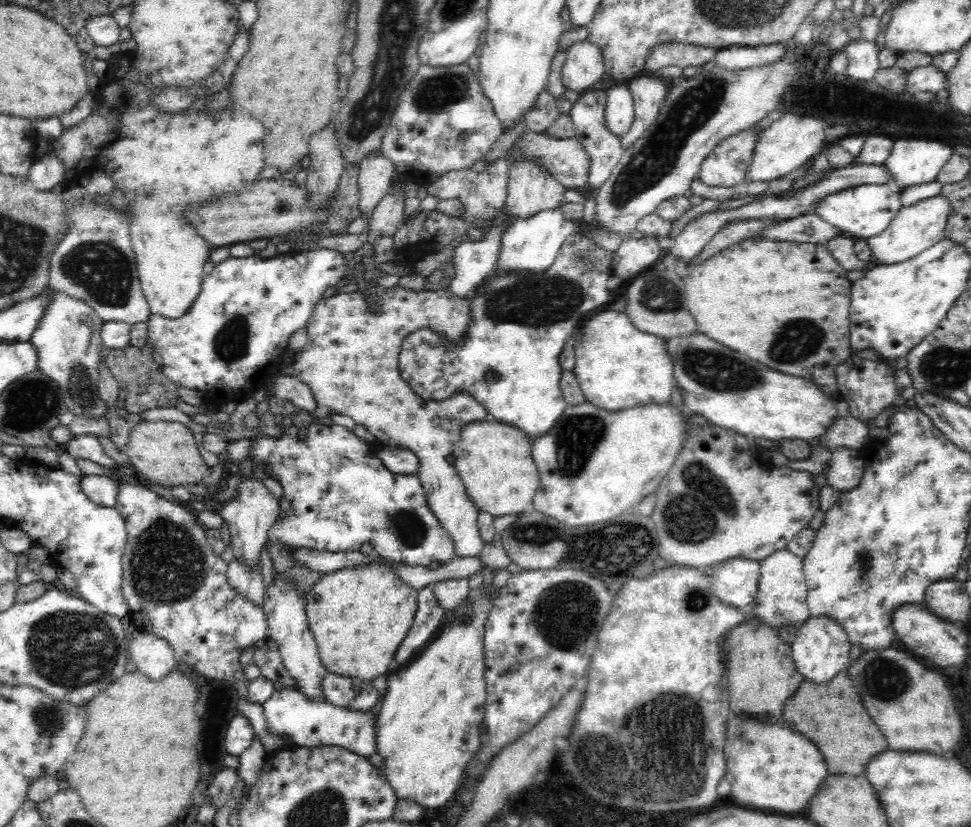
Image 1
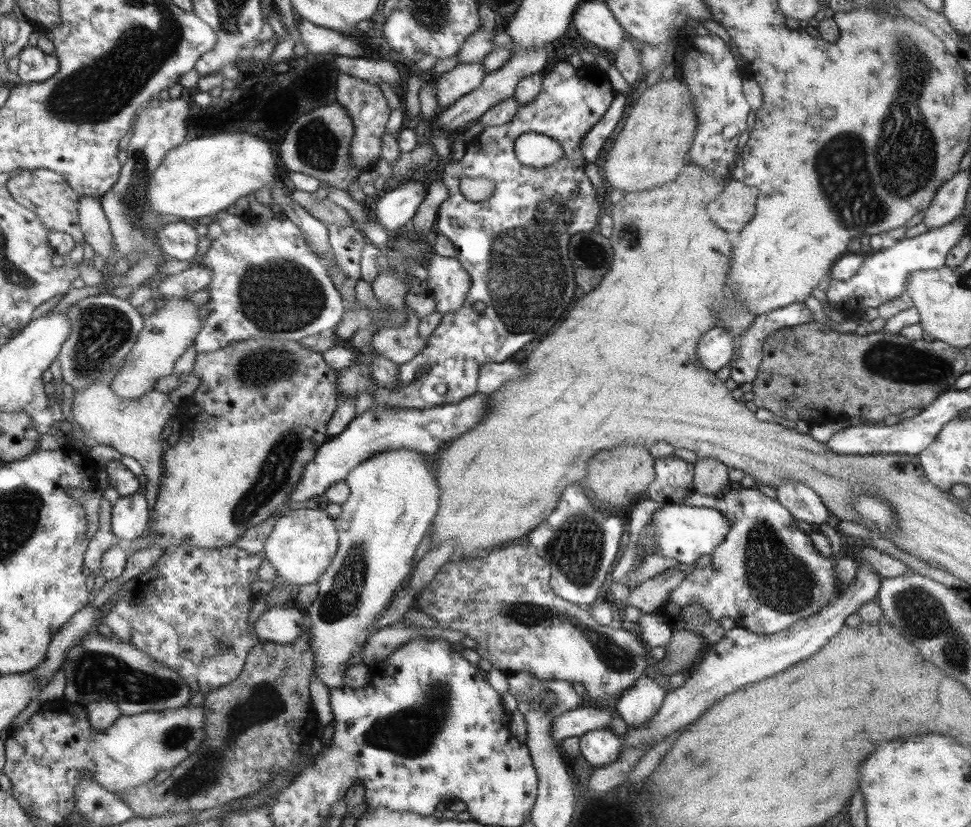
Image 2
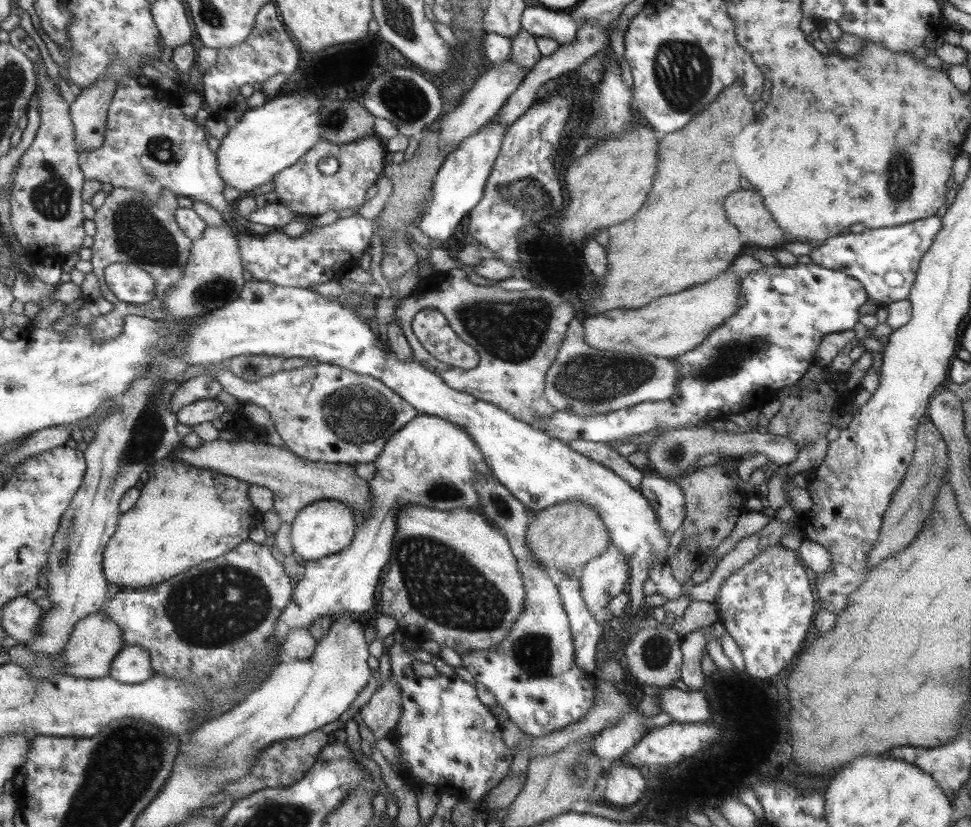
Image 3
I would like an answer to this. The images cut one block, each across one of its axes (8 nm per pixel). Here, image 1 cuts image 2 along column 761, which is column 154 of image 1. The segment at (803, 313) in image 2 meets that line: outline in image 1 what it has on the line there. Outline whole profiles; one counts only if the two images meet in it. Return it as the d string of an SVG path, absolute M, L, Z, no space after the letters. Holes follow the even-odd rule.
M318 248L310 250L310 252L300 252L300 258L296 254L294 256L276 254L274 257L251 255L243 258L228 257L224 261L219 262L209 274L204 274L198 294L184 315L172 320L166 316L155 315L154 313L149 314L148 322L145 322L147 325L147 340L150 341L152 351L154 351L154 362L158 363L160 374L168 382L172 382L176 386L186 386L186 388L201 390L204 394L205 402L216 404L217 406L225 400L231 400L232 396L238 394L238 392L251 391L258 386L263 387L270 375L278 371L280 360L284 358L284 354L290 351L288 348L290 336L298 332L298 330L307 328L310 316L314 314L314 308L318 306L318 302L322 299L322 294L328 288L337 287L346 282L345 265L340 252L334 252L330 248Z

